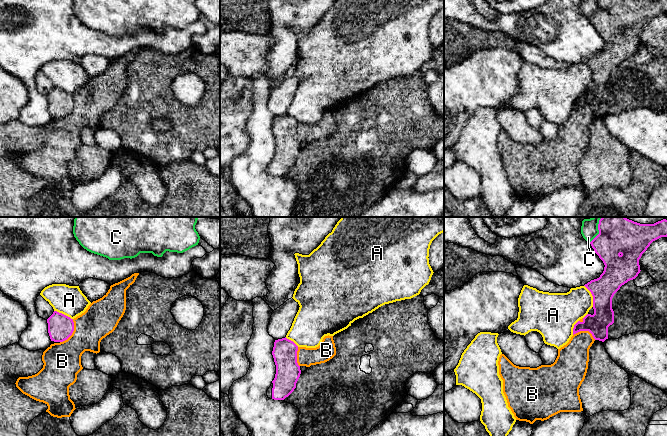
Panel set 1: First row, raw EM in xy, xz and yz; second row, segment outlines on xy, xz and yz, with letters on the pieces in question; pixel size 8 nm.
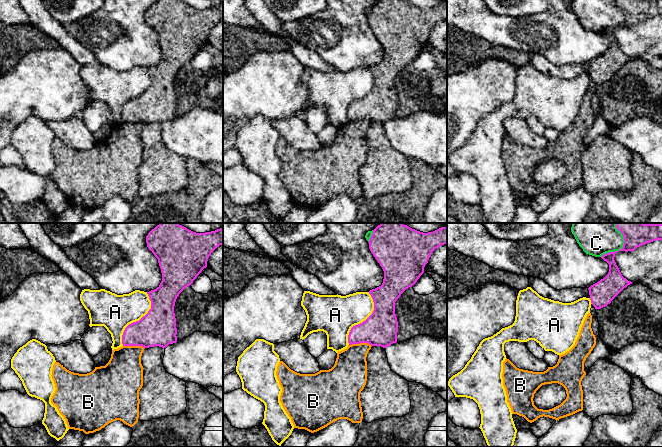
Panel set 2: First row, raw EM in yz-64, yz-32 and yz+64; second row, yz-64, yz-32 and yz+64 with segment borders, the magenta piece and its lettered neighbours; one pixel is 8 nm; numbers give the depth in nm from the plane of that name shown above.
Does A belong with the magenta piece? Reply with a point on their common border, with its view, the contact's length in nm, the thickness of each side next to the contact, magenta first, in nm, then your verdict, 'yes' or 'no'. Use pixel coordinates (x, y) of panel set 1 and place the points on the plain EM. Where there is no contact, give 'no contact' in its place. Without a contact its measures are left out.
meets magenta in yz at (592, 71); contact 190 nm long; 200 nm thick on the magenta side, 280 nm on the other; no

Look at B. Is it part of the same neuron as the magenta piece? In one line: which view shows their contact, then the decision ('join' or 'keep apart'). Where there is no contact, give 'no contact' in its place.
contact in xy; keep apart

